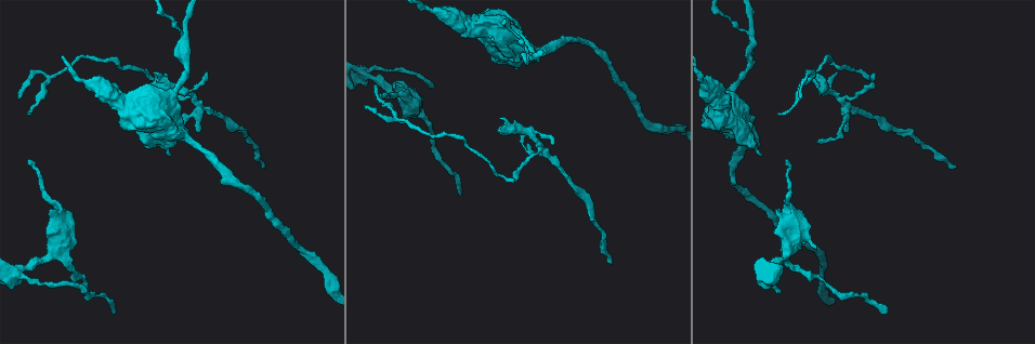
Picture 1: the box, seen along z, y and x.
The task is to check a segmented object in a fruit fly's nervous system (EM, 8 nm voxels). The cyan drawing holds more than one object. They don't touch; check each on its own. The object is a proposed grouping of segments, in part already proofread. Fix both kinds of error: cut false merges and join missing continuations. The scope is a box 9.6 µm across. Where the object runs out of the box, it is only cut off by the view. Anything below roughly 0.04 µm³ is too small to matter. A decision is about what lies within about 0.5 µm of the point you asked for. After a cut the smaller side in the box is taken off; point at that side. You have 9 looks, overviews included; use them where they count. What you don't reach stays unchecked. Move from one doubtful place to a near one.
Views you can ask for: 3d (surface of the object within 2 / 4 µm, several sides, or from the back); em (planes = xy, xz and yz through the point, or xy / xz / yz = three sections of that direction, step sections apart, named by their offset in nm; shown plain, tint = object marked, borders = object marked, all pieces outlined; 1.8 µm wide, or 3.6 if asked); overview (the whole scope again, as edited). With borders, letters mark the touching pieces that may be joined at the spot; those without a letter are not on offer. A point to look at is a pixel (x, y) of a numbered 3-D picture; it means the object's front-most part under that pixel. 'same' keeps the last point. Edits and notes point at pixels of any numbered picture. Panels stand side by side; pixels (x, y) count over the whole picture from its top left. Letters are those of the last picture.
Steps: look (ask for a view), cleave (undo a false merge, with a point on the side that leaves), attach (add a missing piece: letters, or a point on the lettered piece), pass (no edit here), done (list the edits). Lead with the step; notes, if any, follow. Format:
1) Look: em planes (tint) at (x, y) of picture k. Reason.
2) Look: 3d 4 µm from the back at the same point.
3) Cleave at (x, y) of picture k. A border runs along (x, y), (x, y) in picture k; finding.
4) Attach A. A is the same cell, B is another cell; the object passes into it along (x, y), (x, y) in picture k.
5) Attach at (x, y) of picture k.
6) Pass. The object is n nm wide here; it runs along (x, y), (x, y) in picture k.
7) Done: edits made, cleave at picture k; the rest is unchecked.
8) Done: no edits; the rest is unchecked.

Look: 3d 2 µm at (394, 83) of picture 1. An open end.

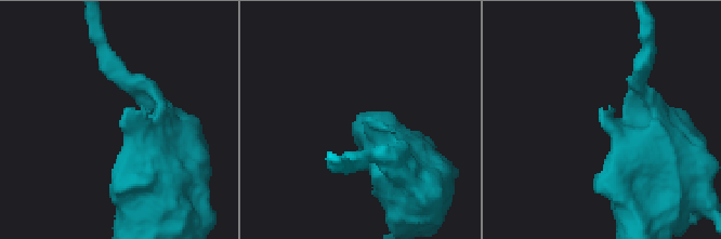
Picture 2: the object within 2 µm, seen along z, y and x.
Look: em planes (borders) at (599, 109) of picture 2. Shape alone is not enough.

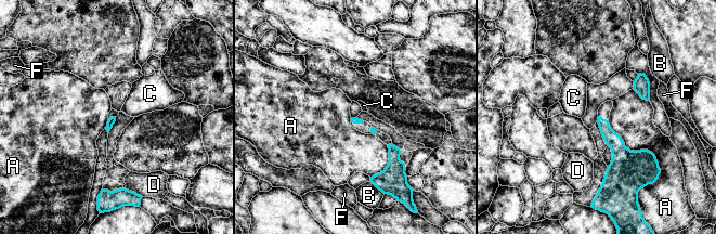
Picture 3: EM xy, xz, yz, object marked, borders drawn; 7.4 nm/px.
Pass. The longest contact is with A, 500 nm; A, B, C, D and F are other cells; no lettered piece goes on from it.

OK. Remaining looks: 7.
Look: em planes (tint) at (74, 267) of picture 1. Thick turns thin.

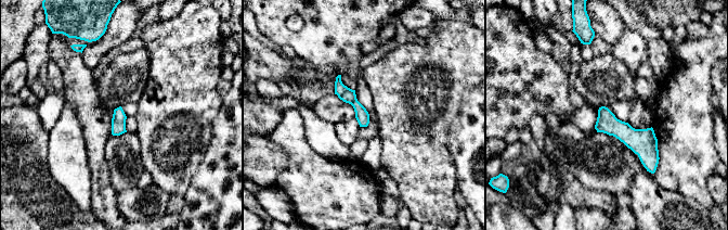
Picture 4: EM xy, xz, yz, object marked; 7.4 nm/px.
Look: em planes (borders) at the same point.

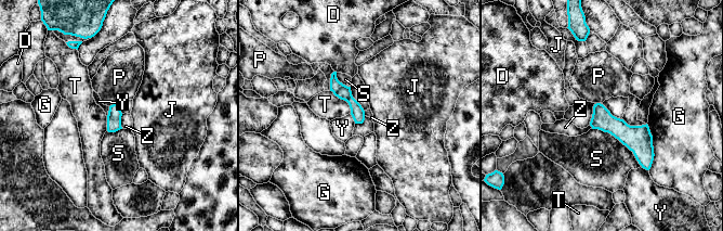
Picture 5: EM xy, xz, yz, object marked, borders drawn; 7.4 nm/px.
Pass. The object is 100 nm wide here; D, G, J, P, S, T, Y and Z are other cells; a border runs along (122, 114), (121, 127) in picture 5; continuous, no second neuron.

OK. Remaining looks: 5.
Look: em 3.6 µm planes (tint) at (172, 132) of picture 1. Thick turns thin.

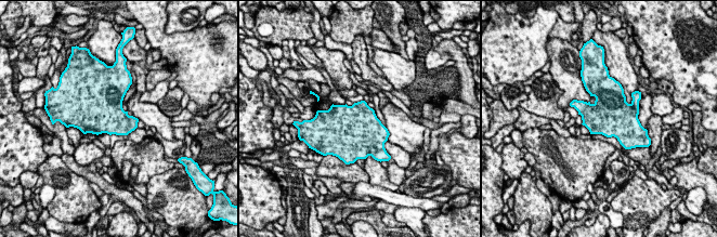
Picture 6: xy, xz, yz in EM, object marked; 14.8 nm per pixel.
Look: em 3.6 µm planes (borders) at the same point. See the neighbours.

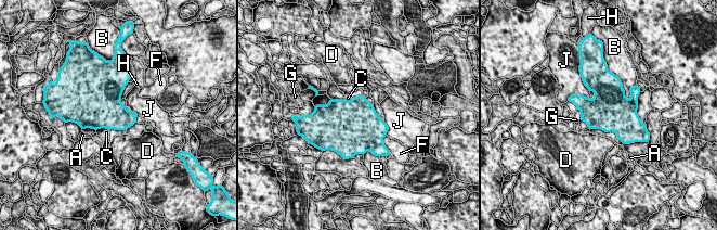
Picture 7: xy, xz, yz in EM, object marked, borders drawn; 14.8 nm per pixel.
Pass. A, B, C, D, F, G, H and J are other cells; a border runs along (108, 129), (101, 128), (96, 130) in picture 7; one neuron here.

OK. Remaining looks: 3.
Look: 3d 2 µm at (194, 98) of picture 1. Two arms in line, one across.

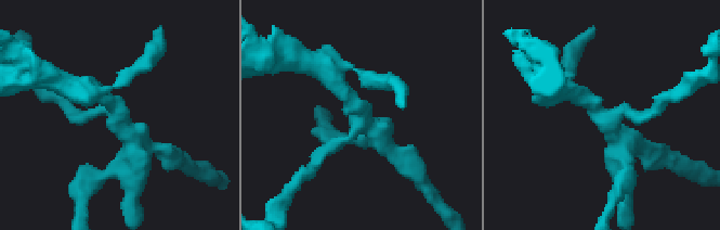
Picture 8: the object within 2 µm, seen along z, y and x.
Look: em planes (tint) at (115, 114) of picture 8. Shape alone is not enough.

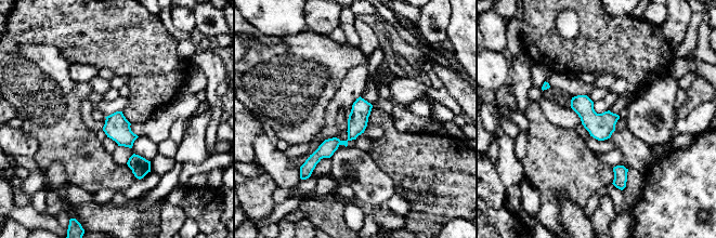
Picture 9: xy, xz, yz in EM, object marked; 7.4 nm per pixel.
Look: em planes (borders) at the same point. What lies round it.

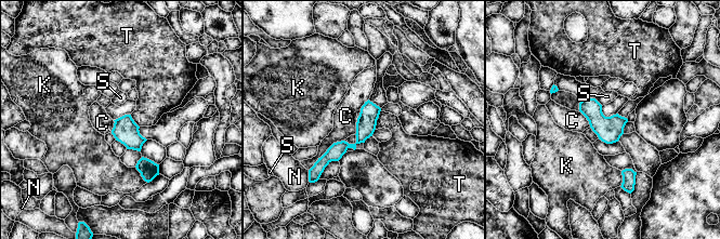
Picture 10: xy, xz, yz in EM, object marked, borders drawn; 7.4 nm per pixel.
Pass. C, K, N, S and T are other cells; it runs along (376, 108), (360, 140), (321, 169) in picture 10; continuous, no second neuron.

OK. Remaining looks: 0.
Done: no edits; the rest is unchecked.

